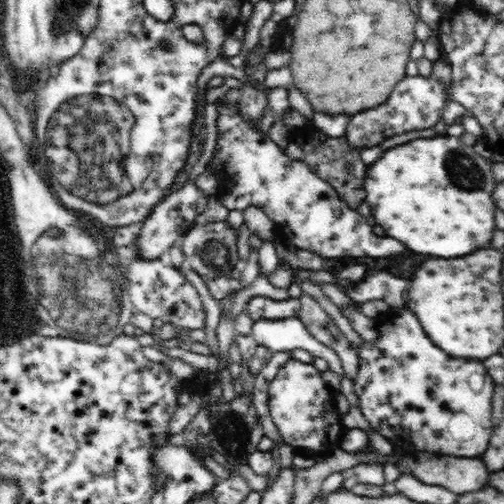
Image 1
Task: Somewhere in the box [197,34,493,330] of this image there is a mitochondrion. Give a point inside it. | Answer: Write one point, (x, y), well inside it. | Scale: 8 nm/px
(460, 171)

